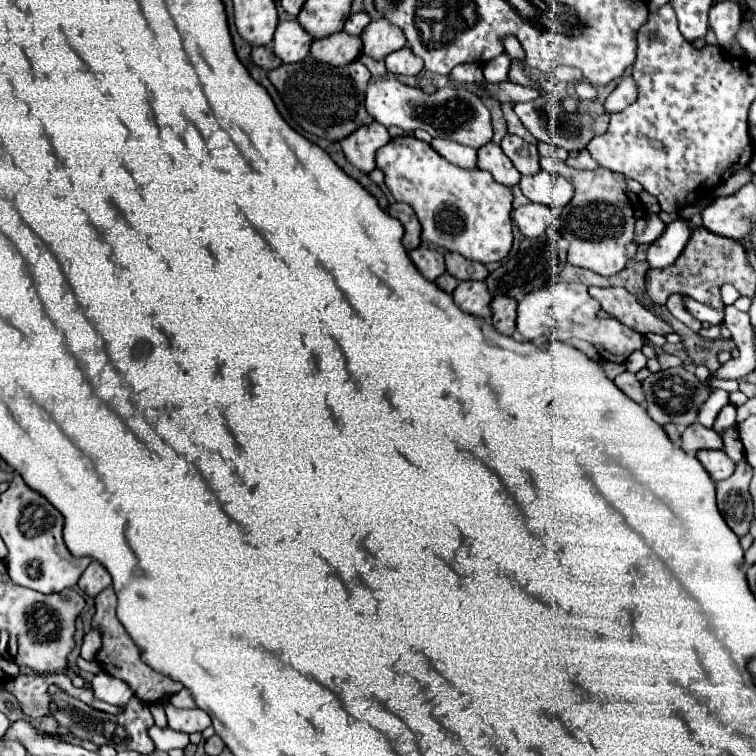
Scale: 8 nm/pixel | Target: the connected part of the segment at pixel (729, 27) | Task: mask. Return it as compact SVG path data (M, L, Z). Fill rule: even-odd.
M717 2L709 12L709 28L717 36L717 46L731 50L735 32L741 24L741 6L737 2Z

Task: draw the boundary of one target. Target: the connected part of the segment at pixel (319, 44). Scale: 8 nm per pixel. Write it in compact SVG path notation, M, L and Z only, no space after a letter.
M337 32L327 38L319 38L311 46L311 56L331 66L347 66L359 58L363 42L359 36Z

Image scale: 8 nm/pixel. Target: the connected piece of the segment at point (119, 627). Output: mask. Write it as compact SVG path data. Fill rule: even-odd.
M105 588L97 598L95 598L95 614L91 620L91 628L101 630L101 648L95 654L95 660L99 662L99 666L103 668L105 674L111 674L113 678L123 680L127 686L131 686L133 696L139 698L143 704L151 706L157 704L169 696L173 696L175 692L179 692L183 686L179 682L173 682L171 678L151 670L149 666L143 666L141 662L141 654L139 648L133 644L131 636L127 634L127 630L123 628L123 624L117 620L115 616L115 606L117 606L117 596L113 592L113 588Z

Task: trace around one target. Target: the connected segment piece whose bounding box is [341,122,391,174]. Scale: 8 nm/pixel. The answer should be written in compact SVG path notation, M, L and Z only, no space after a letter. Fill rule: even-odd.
M373 122L349 134L345 140L341 140L341 146L343 146L347 160L359 170L369 174L375 168L375 152L381 146L385 146L389 140L391 136L387 128L379 126L379 122Z

